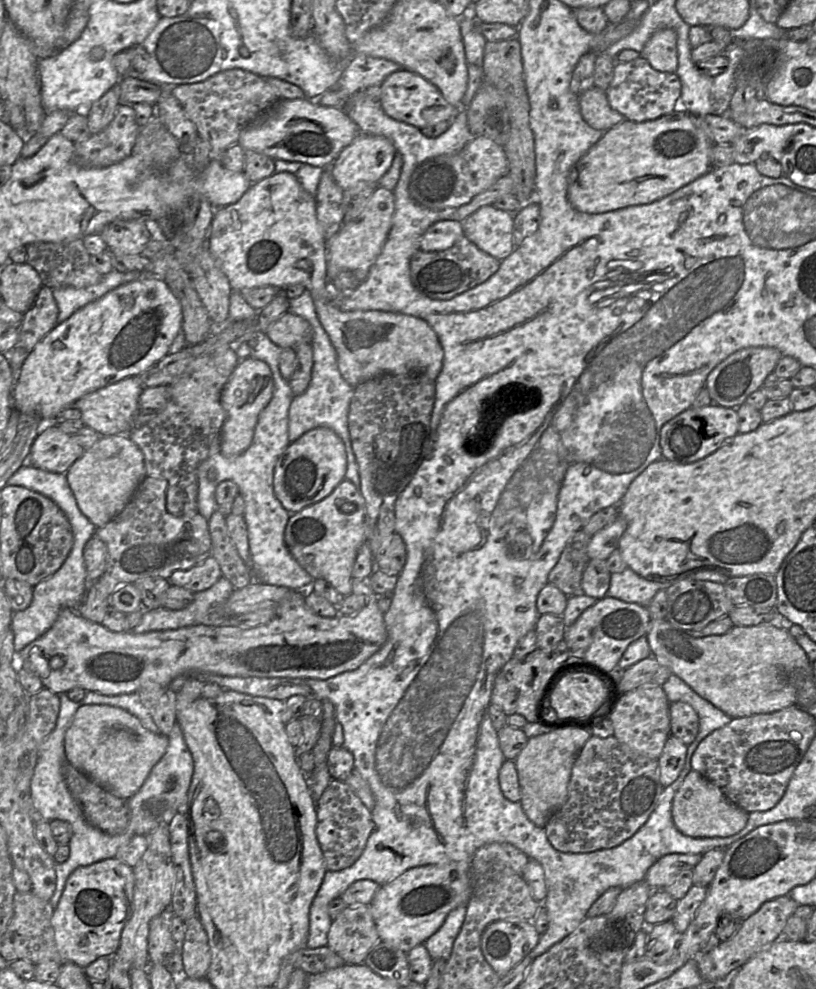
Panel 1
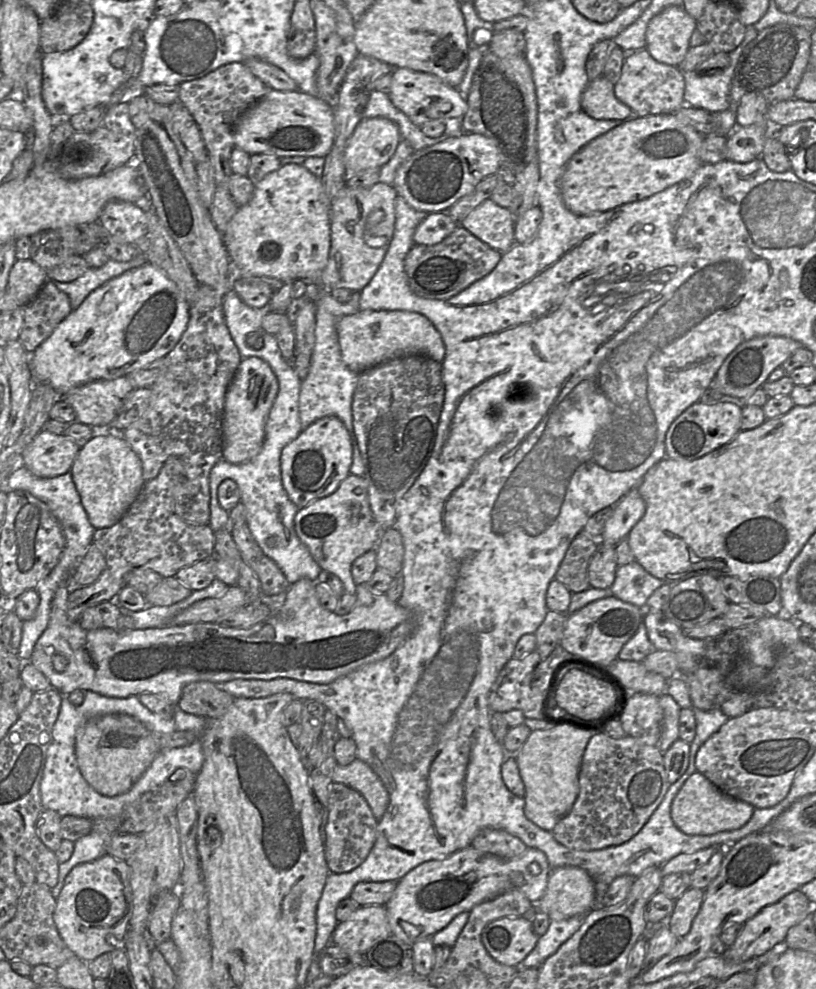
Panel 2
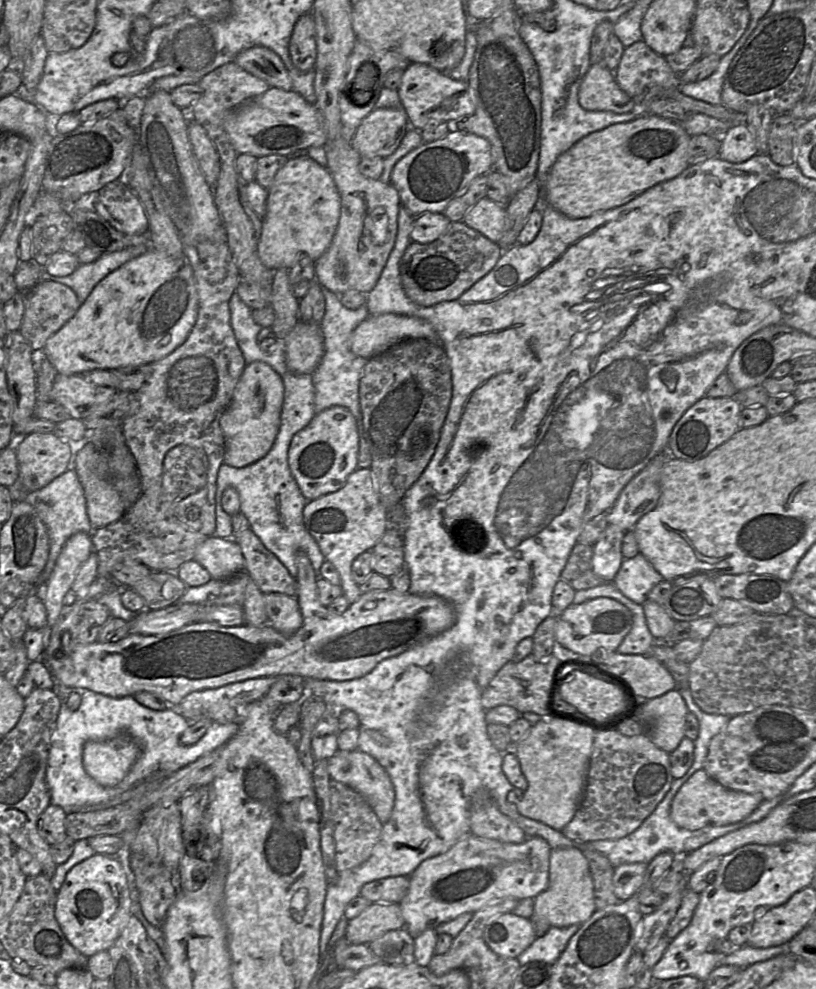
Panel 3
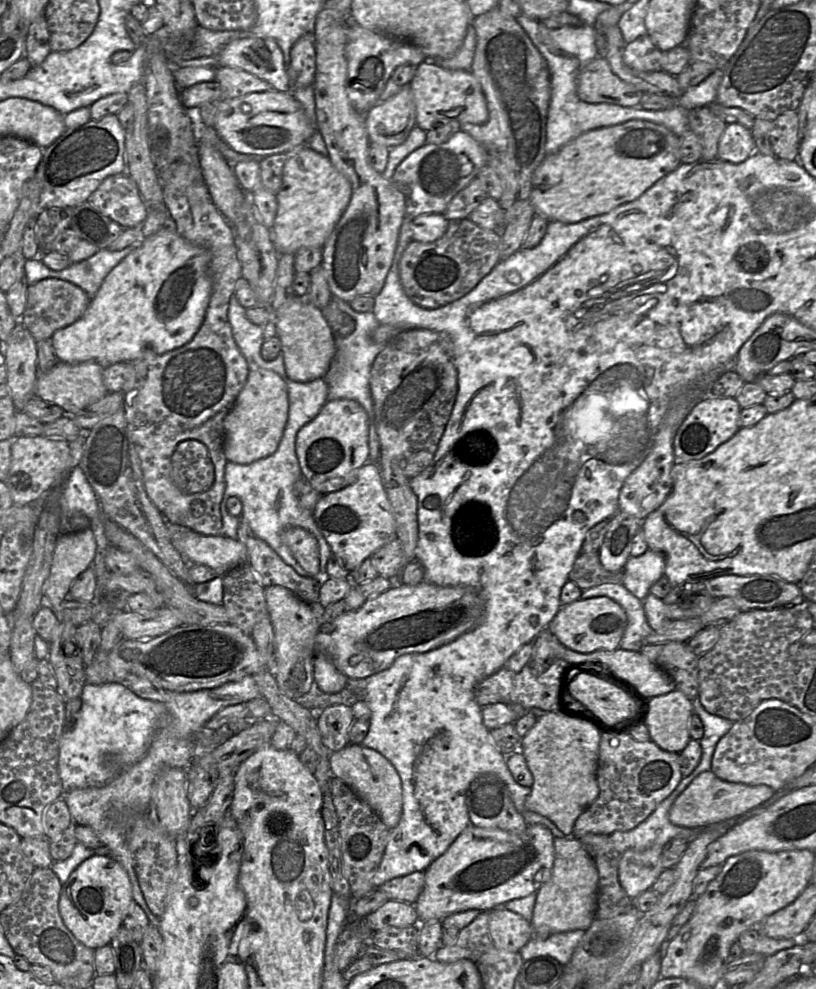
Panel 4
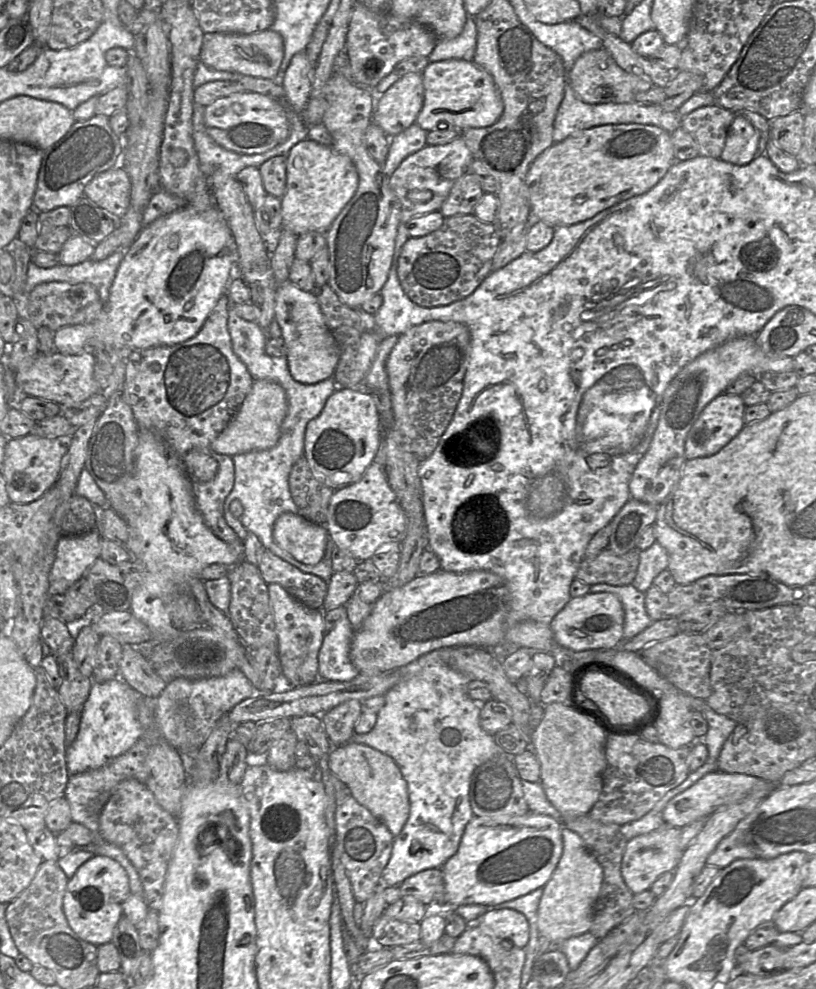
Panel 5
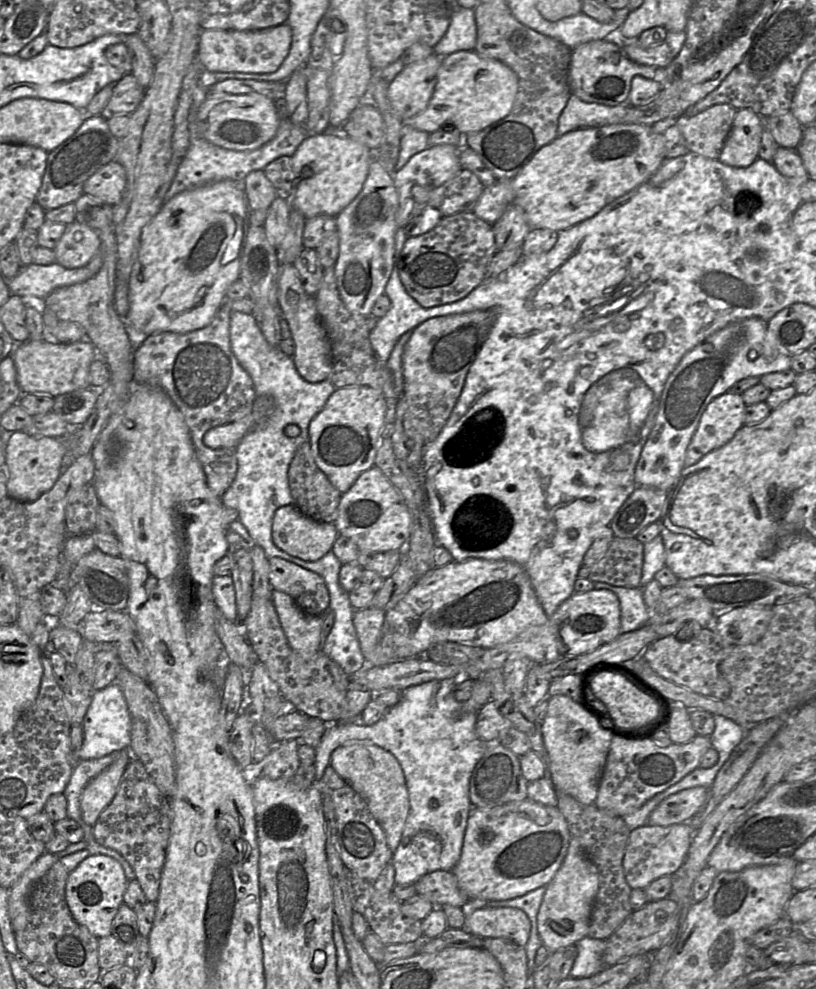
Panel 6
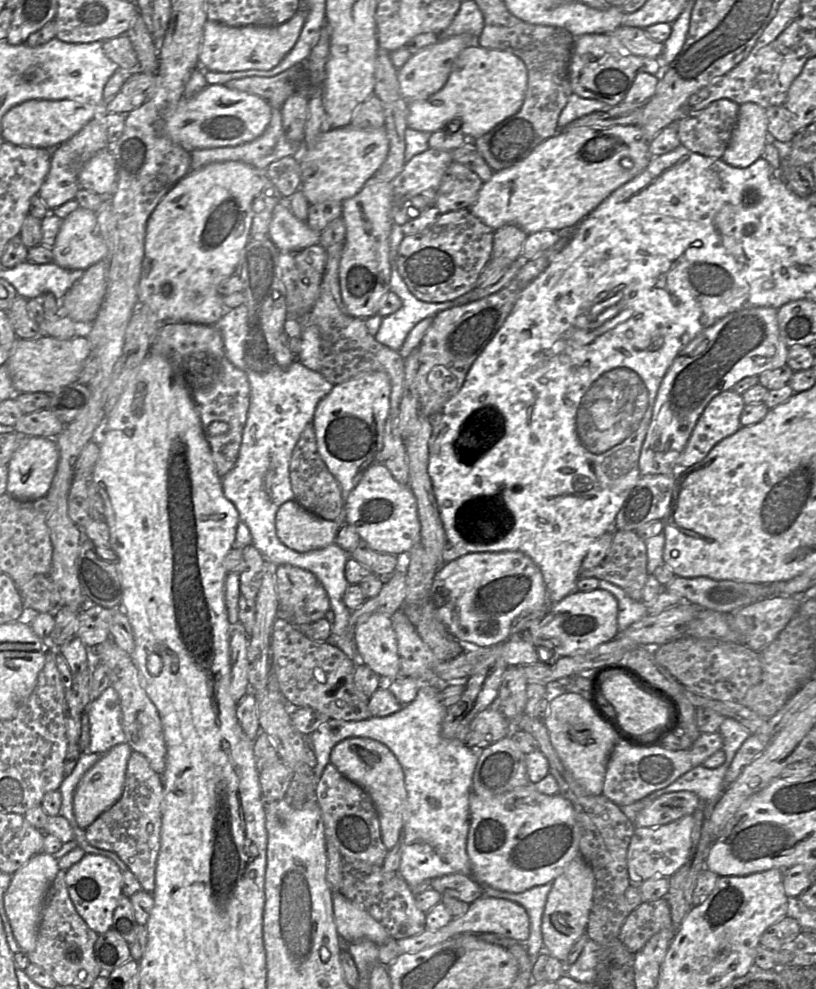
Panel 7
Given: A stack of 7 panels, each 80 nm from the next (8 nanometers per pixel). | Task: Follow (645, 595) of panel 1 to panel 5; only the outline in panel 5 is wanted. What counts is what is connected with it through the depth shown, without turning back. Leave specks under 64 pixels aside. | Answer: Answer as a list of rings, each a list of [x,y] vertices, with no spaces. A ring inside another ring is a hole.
[[[658,542],[639,552],[639,565],[631,585],[645,593],[654,578],[668,567],[668,553]]]

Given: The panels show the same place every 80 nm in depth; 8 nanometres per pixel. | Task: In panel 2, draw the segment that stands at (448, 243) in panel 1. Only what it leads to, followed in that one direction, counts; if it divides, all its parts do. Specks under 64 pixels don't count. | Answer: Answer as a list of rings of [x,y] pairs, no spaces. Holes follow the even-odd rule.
[[[447,212],[428,213],[414,232],[414,243],[435,245],[449,236],[457,225],[458,222],[453,220]]]

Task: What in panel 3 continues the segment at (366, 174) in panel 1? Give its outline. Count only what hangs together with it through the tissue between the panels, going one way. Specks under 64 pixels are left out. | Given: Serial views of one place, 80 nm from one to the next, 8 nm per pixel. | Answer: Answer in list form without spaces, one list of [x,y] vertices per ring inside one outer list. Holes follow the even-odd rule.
[[[374,108],[359,124],[351,140],[362,158],[386,158],[399,147],[410,128],[402,108]]]

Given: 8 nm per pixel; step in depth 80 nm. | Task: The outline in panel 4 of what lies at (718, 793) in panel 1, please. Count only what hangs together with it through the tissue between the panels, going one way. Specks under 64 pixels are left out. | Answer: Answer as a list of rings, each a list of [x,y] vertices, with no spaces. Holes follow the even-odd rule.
[[[710,770],[704,771],[674,800],[669,810],[669,820],[677,826],[703,829],[746,814],[768,800],[774,793],[775,791],[767,785],[751,786],[727,782],[718,778]]]

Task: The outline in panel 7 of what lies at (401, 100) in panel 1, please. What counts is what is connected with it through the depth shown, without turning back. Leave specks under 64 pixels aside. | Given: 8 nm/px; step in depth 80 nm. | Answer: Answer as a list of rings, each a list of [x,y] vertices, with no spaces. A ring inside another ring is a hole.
[[[472,45],[460,52],[453,63],[447,82],[439,91],[426,100],[408,103],[407,126],[417,131],[433,133],[447,129],[448,124],[458,124],[466,140],[474,141],[519,111],[524,102],[527,81],[527,68],[516,55]]]

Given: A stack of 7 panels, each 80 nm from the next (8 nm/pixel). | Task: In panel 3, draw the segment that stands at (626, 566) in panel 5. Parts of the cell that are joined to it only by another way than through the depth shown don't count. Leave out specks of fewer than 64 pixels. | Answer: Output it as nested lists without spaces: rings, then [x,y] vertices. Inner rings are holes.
[[[577,542],[573,546],[571,553],[568,557],[568,560],[566,562],[566,565],[564,566],[560,574],[560,580],[565,581],[576,591],[593,588],[604,583],[611,583],[605,582],[604,579],[602,579],[601,577],[597,576],[594,573],[592,568],[592,556],[593,556],[592,545],[586,545]]]

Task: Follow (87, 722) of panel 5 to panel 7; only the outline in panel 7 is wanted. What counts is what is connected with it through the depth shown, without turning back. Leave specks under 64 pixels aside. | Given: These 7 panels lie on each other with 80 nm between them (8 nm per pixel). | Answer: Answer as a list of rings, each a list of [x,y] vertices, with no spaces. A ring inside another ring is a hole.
[[[110,685],[95,700],[91,701],[85,712],[90,724],[90,743],[85,753],[105,753],[127,739],[122,728],[120,697]]]

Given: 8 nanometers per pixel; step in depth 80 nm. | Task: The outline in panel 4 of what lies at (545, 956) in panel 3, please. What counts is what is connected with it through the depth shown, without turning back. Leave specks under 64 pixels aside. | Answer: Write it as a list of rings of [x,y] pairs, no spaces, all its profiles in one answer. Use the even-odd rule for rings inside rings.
[[[573,930],[562,933],[551,933],[545,940],[532,938],[520,949],[519,954],[524,961],[538,956],[551,956],[566,966],[576,947],[581,942],[585,931]]]

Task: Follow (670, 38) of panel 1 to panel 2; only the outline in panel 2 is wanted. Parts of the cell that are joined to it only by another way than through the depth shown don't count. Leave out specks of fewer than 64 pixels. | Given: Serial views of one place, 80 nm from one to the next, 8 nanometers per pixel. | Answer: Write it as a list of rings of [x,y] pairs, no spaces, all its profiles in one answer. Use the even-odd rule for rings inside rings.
[[[682,6],[665,8],[649,21],[645,48],[658,62],[679,66],[689,48],[696,21]]]

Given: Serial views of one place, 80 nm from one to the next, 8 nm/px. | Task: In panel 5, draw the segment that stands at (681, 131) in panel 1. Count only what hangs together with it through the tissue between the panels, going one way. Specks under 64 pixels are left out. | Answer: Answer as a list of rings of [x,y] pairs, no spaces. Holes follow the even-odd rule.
[[[604,124],[576,132],[552,144],[529,167],[526,185],[533,220],[543,221],[552,227],[588,220],[622,201],[650,190],[666,175],[674,162],[671,134],[655,125]]]

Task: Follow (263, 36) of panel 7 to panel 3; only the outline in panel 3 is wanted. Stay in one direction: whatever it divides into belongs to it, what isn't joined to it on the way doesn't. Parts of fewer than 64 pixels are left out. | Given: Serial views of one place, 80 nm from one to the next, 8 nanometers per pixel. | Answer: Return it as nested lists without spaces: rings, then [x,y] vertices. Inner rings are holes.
[[[254,46],[240,52],[234,62],[246,72],[265,81],[272,88],[290,91],[292,80],[280,57],[263,46]]]

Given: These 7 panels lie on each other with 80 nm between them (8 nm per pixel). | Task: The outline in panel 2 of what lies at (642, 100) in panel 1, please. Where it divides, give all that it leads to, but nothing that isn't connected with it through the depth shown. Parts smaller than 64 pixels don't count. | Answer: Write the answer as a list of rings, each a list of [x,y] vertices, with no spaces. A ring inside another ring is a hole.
[[[646,48],[635,50],[624,59],[621,75],[614,84],[614,93],[637,117],[672,114],[684,105],[684,76],[677,67],[655,60]]]

